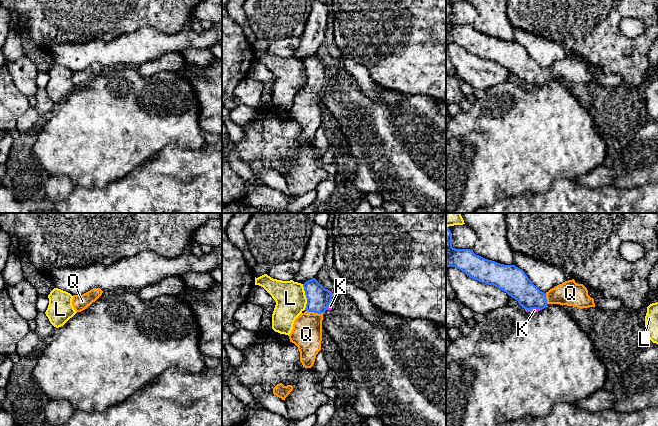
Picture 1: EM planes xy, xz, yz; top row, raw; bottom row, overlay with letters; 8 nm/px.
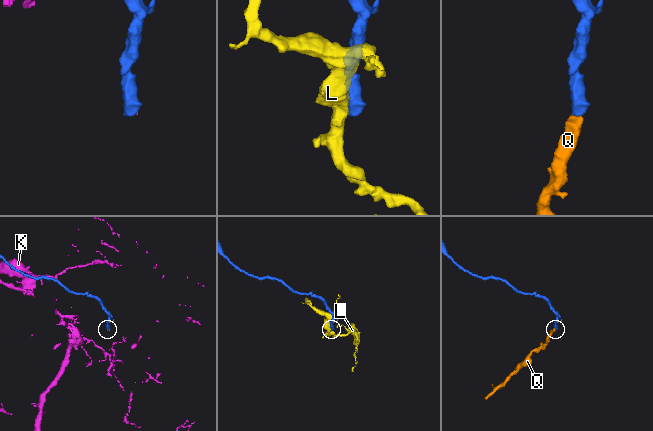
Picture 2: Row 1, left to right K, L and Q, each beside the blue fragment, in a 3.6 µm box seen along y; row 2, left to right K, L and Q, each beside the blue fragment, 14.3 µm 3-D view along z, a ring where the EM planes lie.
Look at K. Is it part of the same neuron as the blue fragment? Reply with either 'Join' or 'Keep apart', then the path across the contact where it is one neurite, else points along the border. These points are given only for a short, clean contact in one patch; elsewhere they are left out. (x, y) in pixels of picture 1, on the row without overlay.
Keep apart. Boundary: yz (525, 84), (539, 86)

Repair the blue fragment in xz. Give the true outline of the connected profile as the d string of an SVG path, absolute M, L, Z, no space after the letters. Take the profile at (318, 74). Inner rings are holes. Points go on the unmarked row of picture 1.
M315 54L306 57L303 63L307 74L306 87L295 95L289 115L290 118L298 123L300 138L303 143L311 144L315 138L316 131L321 126L323 89L328 85L332 77L332 70L330 66L325 65Z

